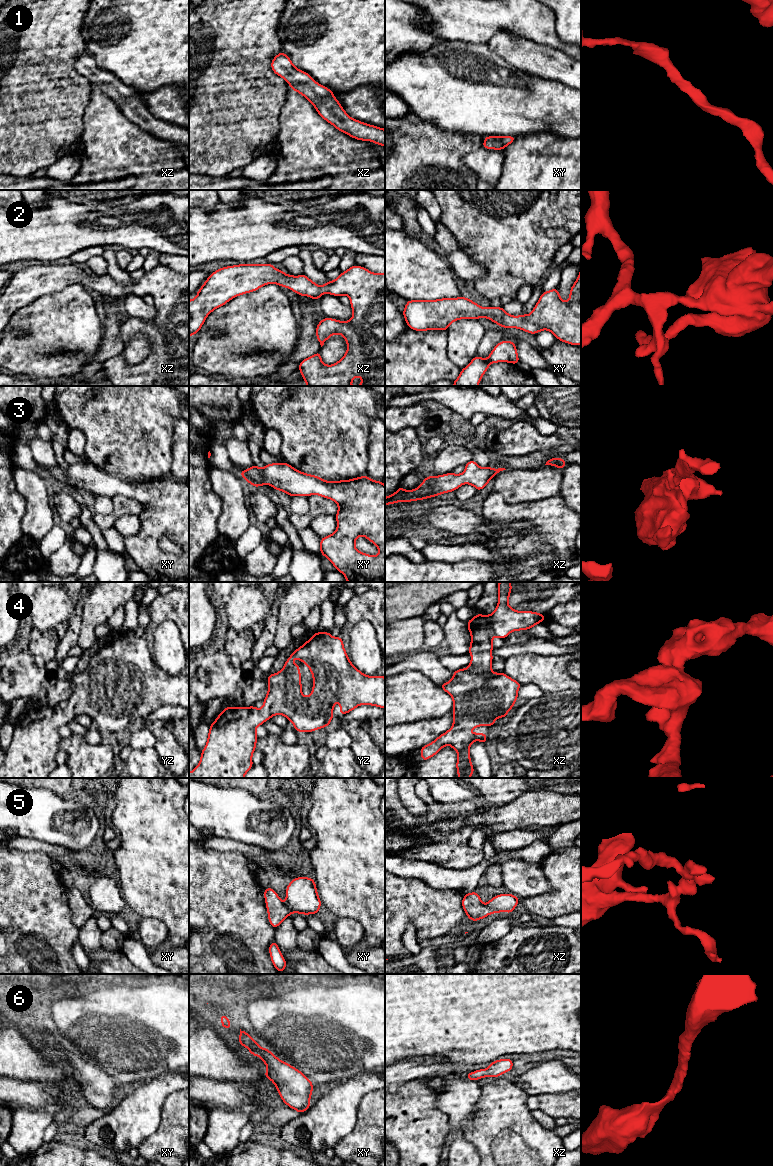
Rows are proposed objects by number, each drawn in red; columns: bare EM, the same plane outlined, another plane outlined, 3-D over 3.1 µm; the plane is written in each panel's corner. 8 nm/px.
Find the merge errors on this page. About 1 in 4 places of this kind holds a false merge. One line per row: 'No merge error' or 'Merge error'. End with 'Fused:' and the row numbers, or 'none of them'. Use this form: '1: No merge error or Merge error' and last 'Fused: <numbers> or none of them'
1: No merge error
2: No merge error
3: No merge error
4: No merge error
5: No merge error
6: No merge error
Fused: none of them

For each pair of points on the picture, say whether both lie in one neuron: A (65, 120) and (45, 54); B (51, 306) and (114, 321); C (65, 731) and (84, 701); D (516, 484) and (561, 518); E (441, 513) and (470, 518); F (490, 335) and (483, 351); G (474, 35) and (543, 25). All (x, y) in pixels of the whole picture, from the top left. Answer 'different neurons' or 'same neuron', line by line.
A: same neuron
B: different neurons
C: different neurons
D: different neurons
E: same neuron
F: same neuron
G: same neuron

